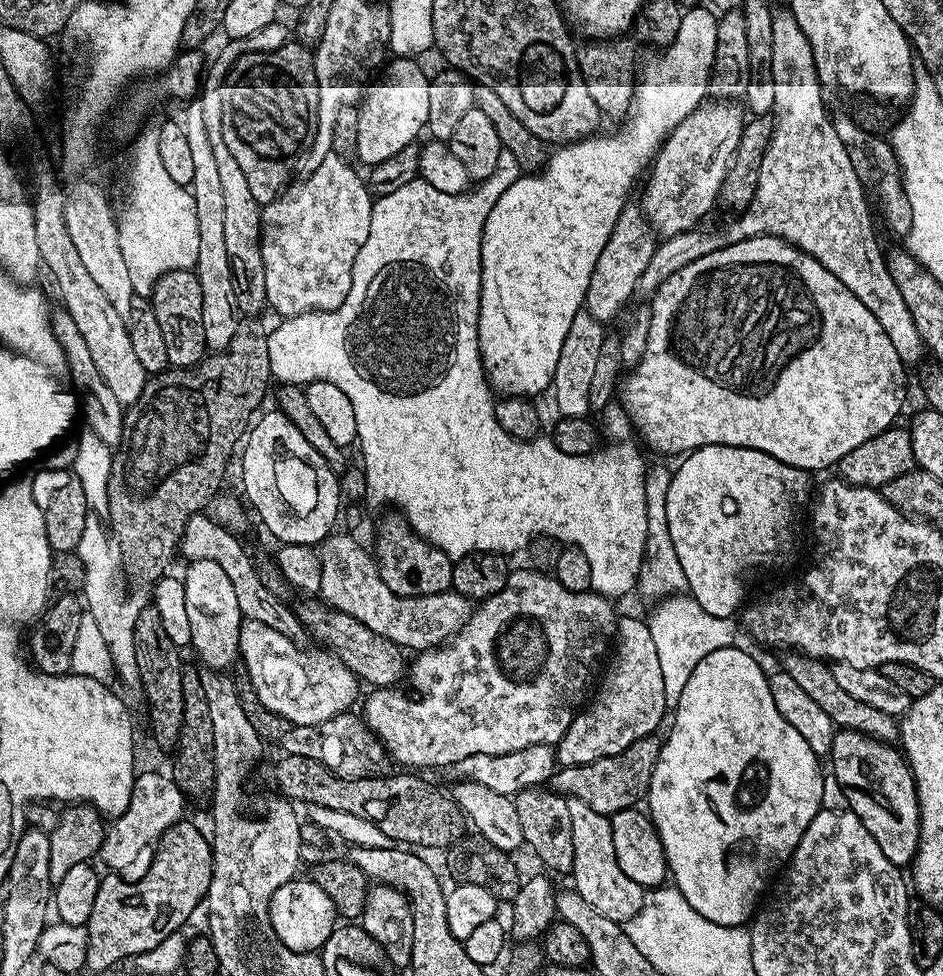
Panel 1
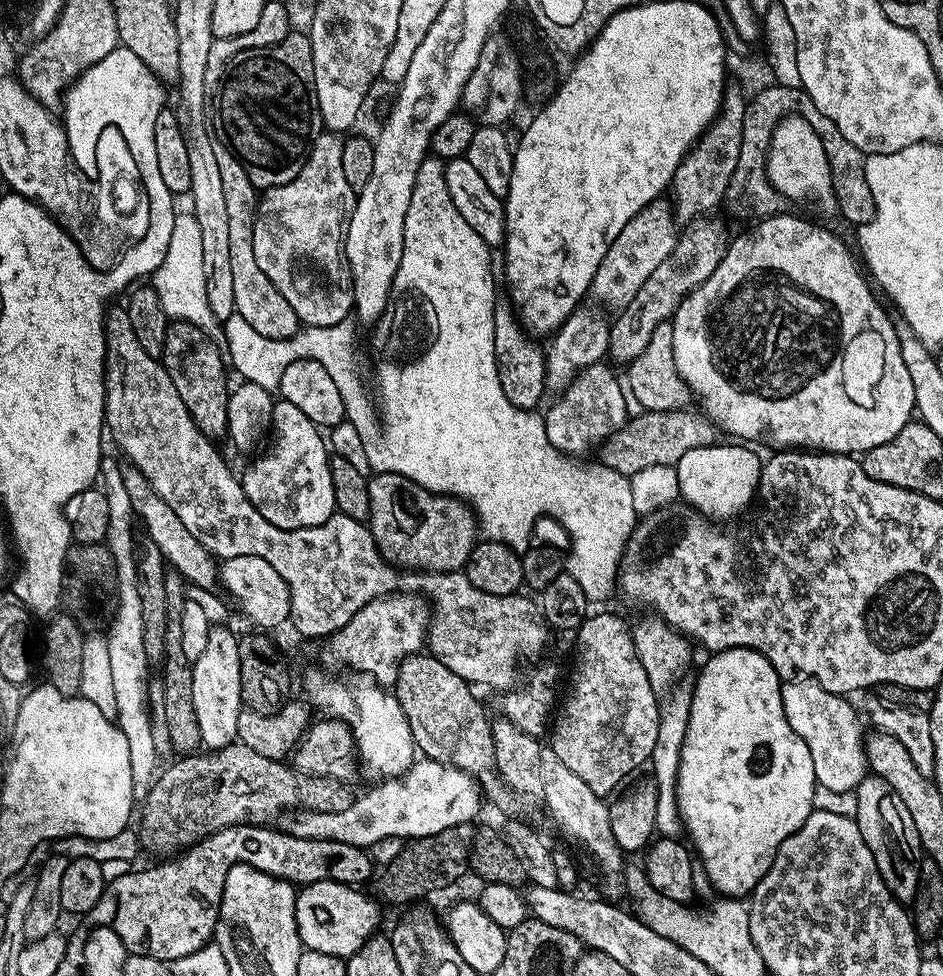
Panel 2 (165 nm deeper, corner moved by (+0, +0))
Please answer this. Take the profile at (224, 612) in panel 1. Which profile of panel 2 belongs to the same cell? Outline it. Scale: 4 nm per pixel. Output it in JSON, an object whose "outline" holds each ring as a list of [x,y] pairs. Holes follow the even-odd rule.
{"outline":[[[212,626],[210,638],[206,638],[206,650],[198,654],[192,665],[194,674],[194,711],[198,714],[198,730],[200,743],[205,749],[224,748],[236,740],[238,730],[238,714],[242,710],[240,695],[242,694],[242,674],[237,633],[228,628]]]}

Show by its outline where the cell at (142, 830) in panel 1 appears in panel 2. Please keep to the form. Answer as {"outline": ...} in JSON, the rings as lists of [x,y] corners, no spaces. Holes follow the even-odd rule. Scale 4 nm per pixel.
{"outline":[[[417,759],[403,776],[377,783],[376,788],[353,799],[346,810],[329,812],[293,811],[279,817],[283,831],[307,840],[346,842],[350,846],[371,849],[374,842],[387,836],[396,836],[405,842],[438,834],[438,830],[450,830],[450,826],[472,824],[480,812],[482,789],[470,774],[453,764]]]}

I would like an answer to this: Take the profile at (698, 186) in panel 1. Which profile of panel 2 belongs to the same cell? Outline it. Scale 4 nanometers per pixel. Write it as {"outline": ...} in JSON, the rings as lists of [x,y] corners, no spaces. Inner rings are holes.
{"outline":[[[661,198],[646,205],[622,228],[622,233],[611,243],[599,263],[589,288],[591,299],[596,299],[600,305],[605,305],[613,312],[628,306],[638,294],[639,287],[650,278],[651,271],[673,250],[677,235],[678,224],[669,201]]]}

